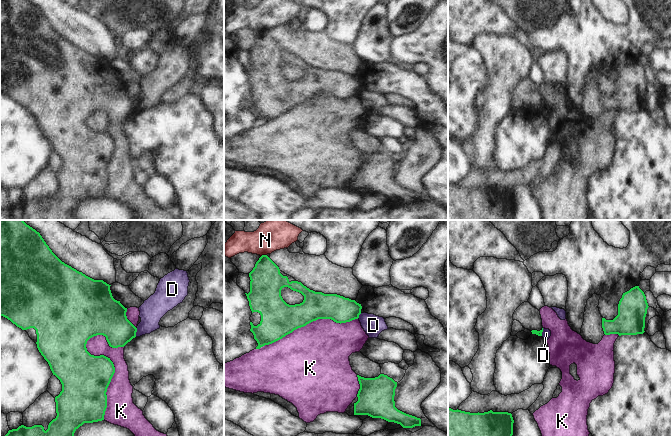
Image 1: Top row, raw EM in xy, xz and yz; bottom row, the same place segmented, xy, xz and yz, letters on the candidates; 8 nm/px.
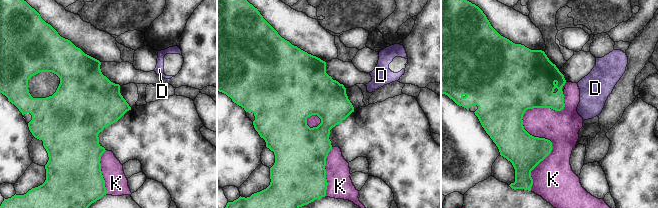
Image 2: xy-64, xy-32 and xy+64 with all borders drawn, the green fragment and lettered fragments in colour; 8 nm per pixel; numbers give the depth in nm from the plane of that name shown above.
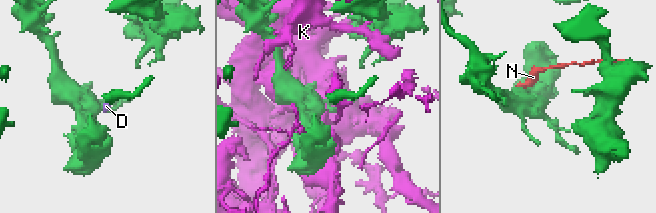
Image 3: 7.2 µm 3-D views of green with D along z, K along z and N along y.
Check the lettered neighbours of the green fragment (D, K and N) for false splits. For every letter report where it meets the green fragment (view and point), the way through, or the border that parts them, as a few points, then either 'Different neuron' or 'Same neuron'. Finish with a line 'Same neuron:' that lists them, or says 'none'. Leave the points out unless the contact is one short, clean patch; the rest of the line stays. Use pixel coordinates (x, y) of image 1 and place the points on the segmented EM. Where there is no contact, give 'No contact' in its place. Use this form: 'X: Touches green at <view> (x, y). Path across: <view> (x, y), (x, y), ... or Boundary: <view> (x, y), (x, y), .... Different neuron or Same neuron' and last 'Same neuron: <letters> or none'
D: Touches green at xy (136, 331). Boundary: xy (137, 328), (135, 336). Different neuron
K: Touches green at xy (114, 369). Different neuron
N: Touches green at xz (263, 255). Boundary: xz (266, 254), (261, 256). Different neuron
Same neuron: none.

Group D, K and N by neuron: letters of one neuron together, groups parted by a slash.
D / K / N

